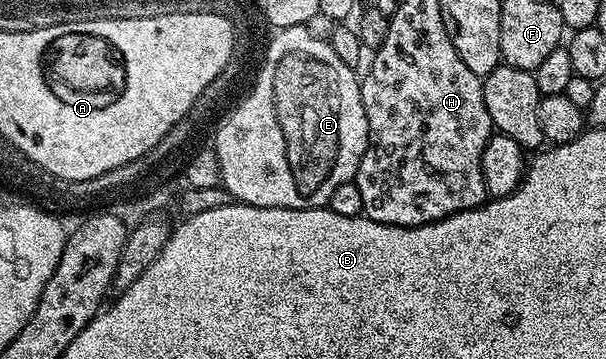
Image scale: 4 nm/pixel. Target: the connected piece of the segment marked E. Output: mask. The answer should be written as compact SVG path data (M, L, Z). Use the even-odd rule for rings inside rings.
M307 34L307 51L299 51L299 45L289 47L277 57L273 65L273 73L269 73L271 81L271 117L277 127L277 147L283 147L285 161L273 161L273 171L259 173L259 181L235 181L235 191L227 179L227 173L219 173L222 187L231 194L232 200L248 203L250 207L280 207L291 209L291 195L303 195L299 189L295 169L291 159L299 157L307 163L307 204L310 207L326 207L333 189L337 185L345 185L354 180L357 169L361 165L361 157L367 151L369 132L365 105L359 92L360 80L355 79L356 72L345 65L331 48L330 42L312 38Z

